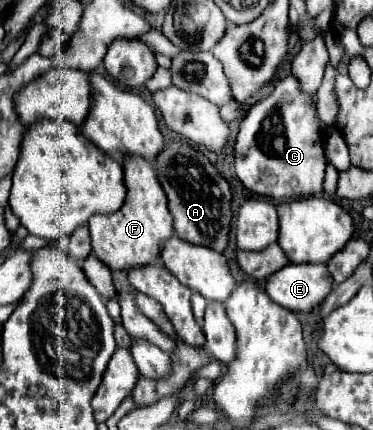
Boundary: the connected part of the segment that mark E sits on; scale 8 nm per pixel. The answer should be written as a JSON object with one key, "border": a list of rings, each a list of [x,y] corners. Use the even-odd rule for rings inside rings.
{"border":[[[287,264],[265,280],[267,296],[293,312],[309,312],[331,292],[325,264]]]}

